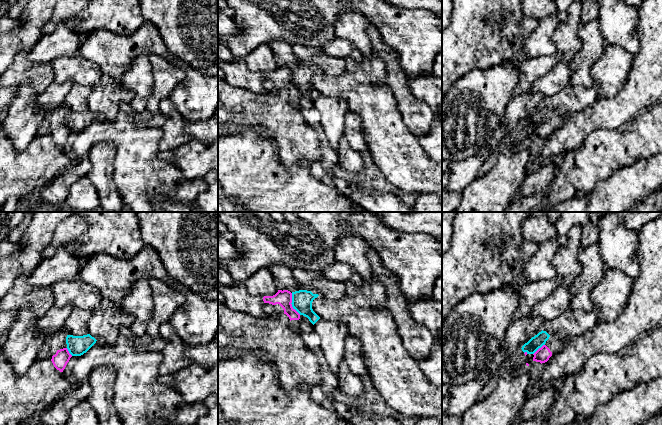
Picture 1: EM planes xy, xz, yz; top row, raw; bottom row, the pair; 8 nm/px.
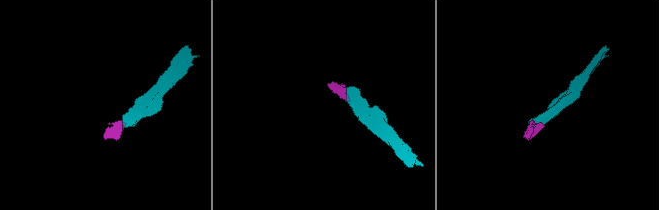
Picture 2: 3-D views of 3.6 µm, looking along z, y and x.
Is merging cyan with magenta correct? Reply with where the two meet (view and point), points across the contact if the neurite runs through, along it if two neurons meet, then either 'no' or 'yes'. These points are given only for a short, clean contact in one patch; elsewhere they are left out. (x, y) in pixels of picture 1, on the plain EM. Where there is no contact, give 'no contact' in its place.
meets cyan in xz at (291, 79); border along xz (291, 69), (291, 81), (300, 90); no

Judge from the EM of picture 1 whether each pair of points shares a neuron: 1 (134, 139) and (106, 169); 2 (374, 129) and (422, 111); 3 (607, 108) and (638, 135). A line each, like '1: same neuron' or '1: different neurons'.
1: different neurons
2: different neurons
3: different neurons

